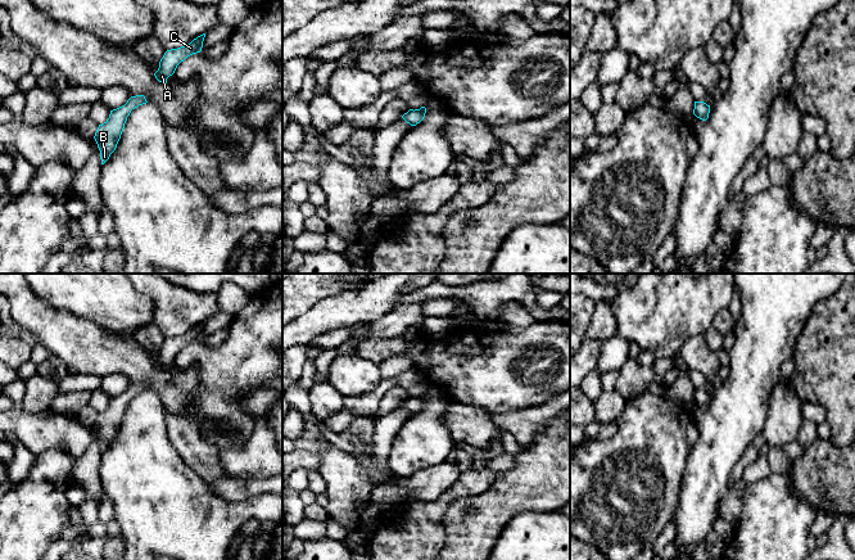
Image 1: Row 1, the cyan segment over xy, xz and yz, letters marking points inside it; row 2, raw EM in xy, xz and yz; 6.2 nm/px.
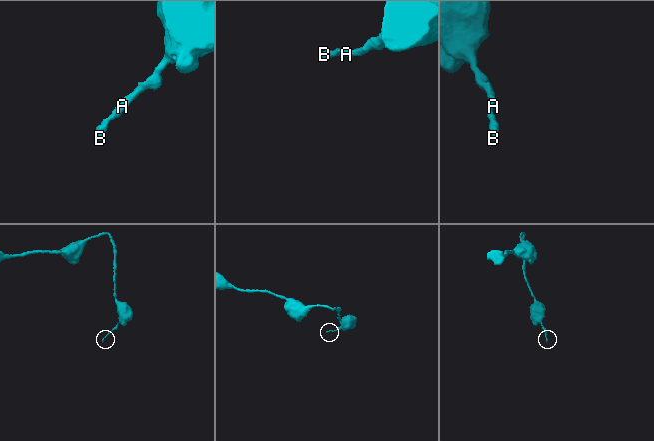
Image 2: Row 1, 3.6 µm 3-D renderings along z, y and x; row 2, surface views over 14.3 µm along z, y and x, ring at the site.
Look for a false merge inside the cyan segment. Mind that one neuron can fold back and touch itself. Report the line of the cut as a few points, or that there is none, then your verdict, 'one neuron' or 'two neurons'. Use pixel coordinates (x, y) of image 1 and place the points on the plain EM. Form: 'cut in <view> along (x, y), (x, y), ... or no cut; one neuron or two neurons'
no cut; one neuron

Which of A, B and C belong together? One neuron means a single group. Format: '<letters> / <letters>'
A B C

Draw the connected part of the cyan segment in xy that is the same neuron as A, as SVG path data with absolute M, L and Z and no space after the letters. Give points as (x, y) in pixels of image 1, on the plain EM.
M205 321L198 324L185 334L167 338L159 349L158 358L154 361L155 366L159 370L167 371L167 366L175 361L181 349L187 344L202 339L204 325Z

